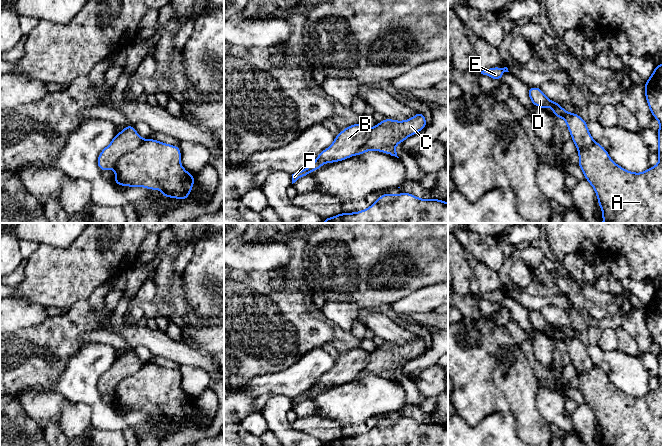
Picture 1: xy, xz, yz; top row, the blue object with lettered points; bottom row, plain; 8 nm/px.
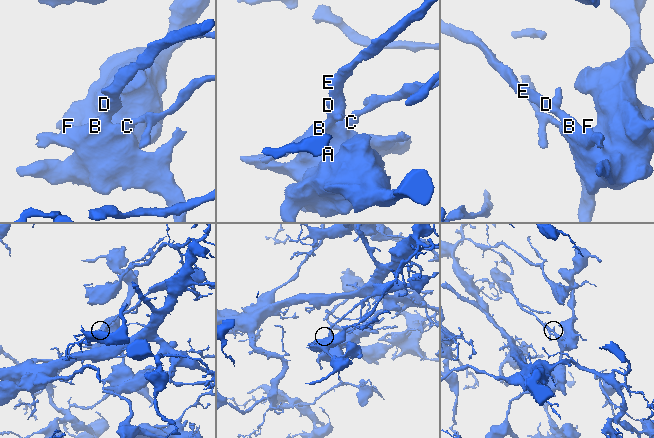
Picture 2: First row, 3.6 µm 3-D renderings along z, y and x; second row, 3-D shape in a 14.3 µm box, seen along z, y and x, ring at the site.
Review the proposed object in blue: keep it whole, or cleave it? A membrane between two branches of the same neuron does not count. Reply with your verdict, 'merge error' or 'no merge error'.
merge error

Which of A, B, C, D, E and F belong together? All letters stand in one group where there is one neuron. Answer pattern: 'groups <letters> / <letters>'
groups A C / B D E F

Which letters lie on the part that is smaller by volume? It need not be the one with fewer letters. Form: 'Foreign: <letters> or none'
Foreign: B, D, E, F

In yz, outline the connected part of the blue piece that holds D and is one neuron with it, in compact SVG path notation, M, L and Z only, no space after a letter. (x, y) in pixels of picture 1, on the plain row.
M528 311L528 319L533 329L546 334L549 329L553 334L554 341L563 342L566 346L571 363L576 369L577 376L587 373L595 365L592 362L587 346L576 337L569 337L558 326L550 324L539 311Z

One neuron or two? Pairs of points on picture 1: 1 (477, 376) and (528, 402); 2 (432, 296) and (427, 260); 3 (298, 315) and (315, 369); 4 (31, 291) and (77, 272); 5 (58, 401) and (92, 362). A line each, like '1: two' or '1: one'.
1: one
2: two
3: two
4: one
5: two

